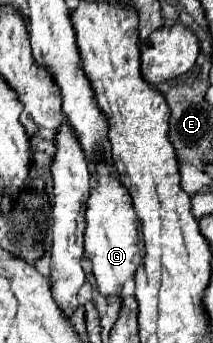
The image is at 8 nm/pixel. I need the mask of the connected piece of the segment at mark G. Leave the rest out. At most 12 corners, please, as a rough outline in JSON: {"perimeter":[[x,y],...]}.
{"perimeter":[[97,161],[85,255],[101,295],[143,261],[141,229],[113,161]]}

